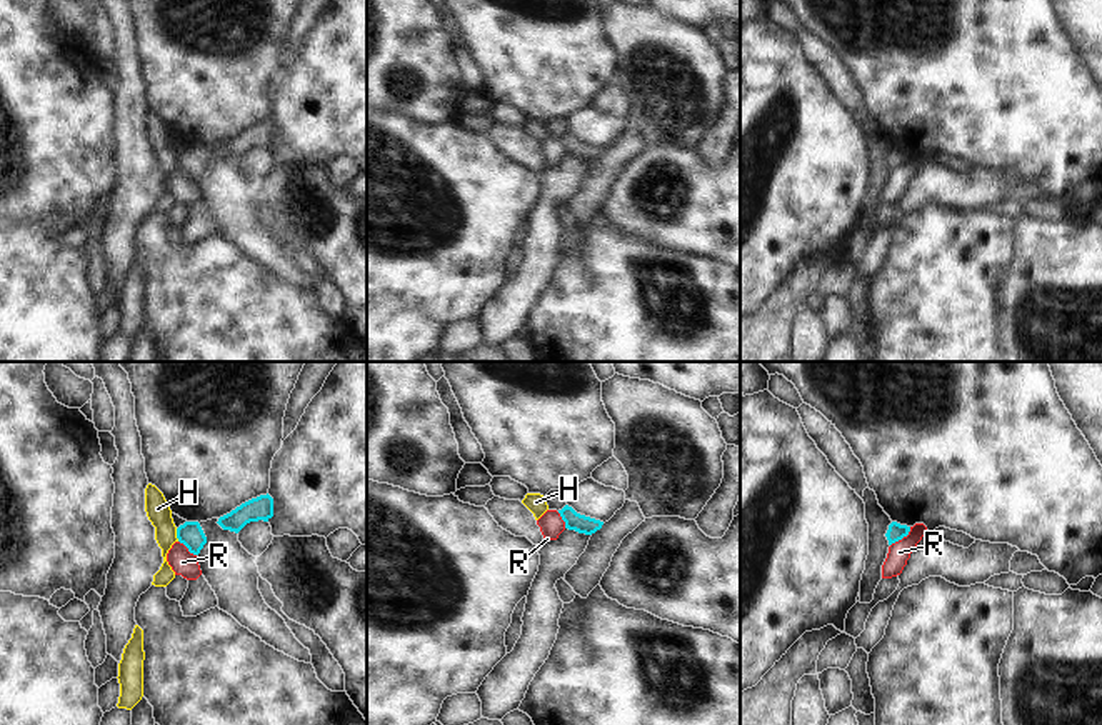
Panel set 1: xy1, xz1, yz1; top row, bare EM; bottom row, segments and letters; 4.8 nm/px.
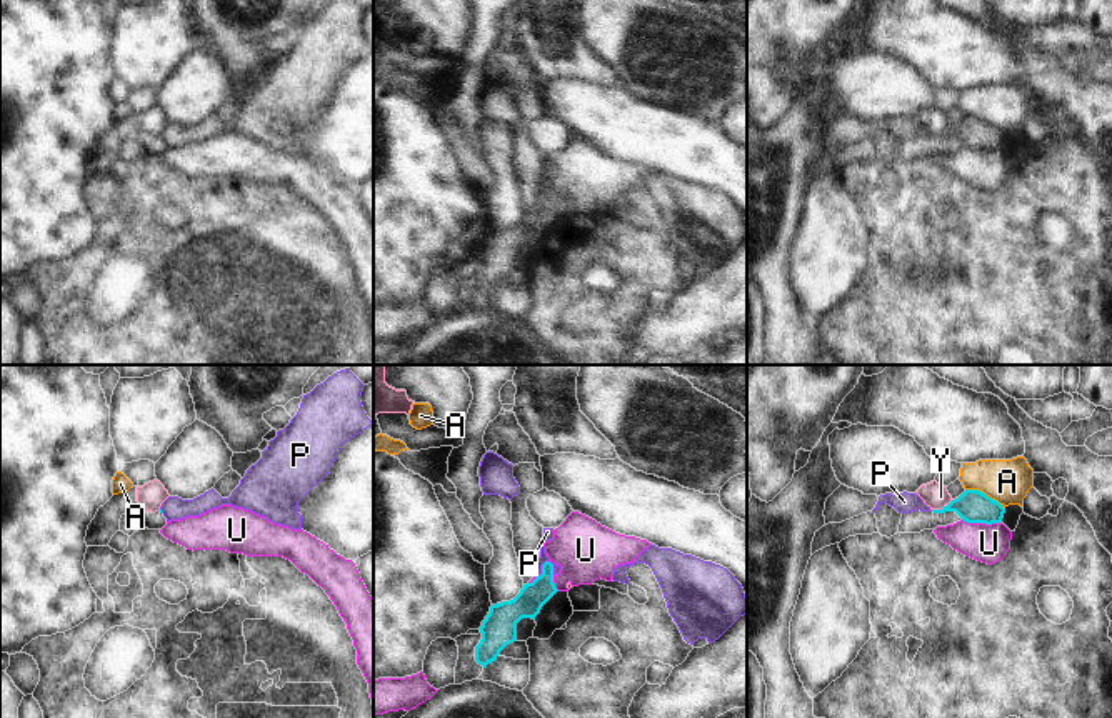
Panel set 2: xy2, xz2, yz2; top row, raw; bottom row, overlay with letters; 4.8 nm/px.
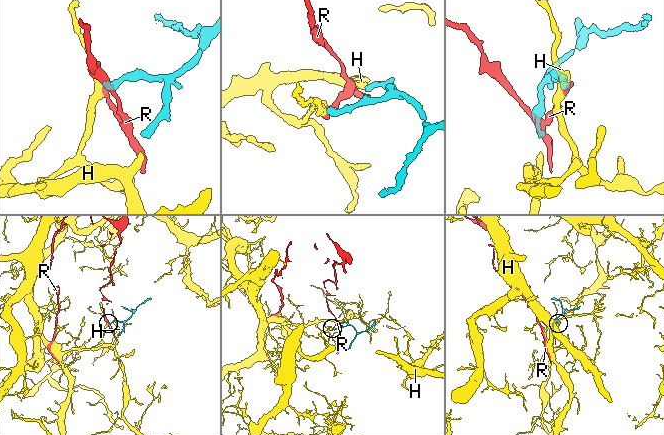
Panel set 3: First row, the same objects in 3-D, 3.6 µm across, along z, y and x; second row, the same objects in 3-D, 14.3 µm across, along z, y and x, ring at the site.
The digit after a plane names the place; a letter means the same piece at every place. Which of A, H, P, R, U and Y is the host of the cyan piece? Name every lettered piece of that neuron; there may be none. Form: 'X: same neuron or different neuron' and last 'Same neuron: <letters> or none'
A: different neuron
H: different neuron
P: same neuron
R: different neuron
U: different neuron
Y: different neuron
Same neuron: P

